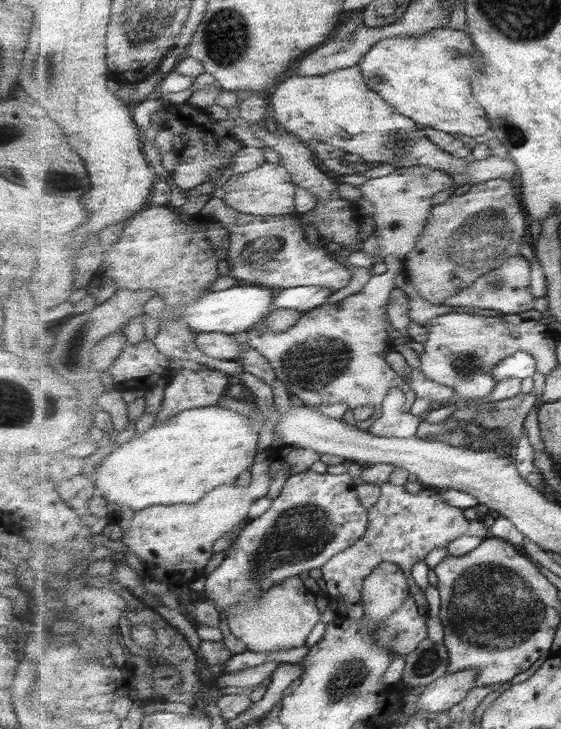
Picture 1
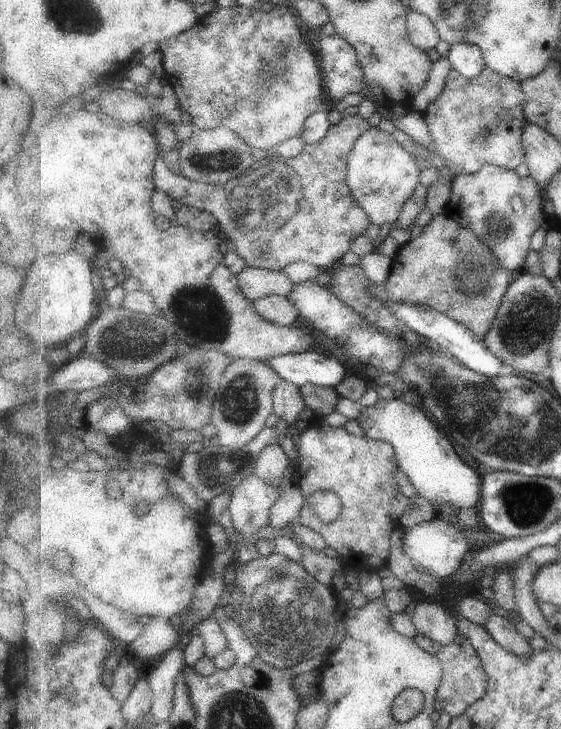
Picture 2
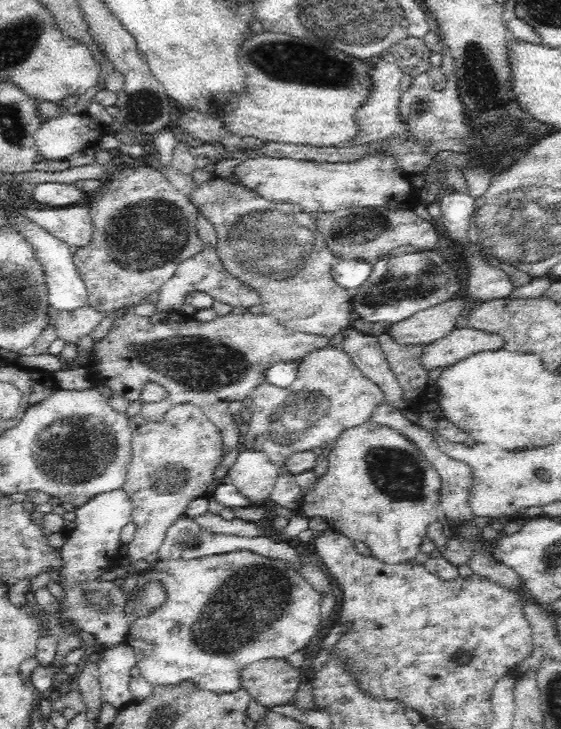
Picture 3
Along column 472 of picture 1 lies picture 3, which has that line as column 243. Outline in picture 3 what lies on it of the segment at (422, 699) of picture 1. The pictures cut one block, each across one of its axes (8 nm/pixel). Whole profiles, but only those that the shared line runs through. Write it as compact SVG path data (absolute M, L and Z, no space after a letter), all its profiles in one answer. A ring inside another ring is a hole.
M284 658L252 662L239 672L239 685L249 697L267 709L288 704L299 687L301 675Z

